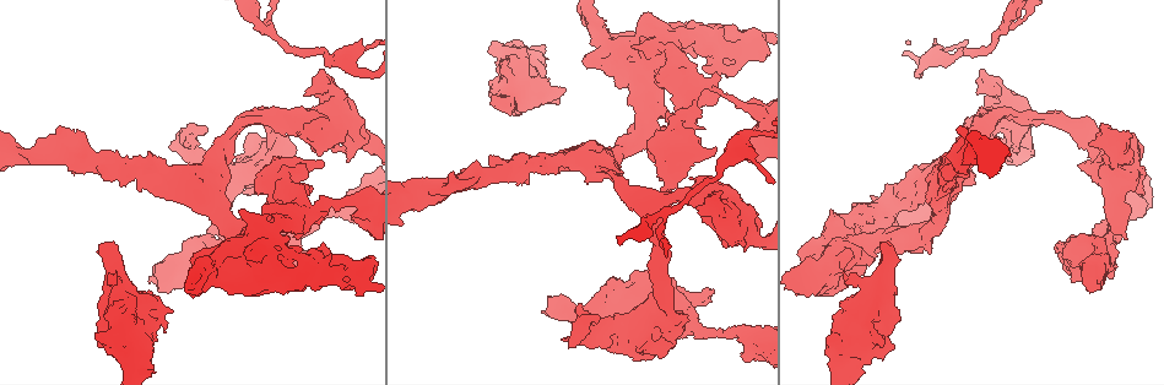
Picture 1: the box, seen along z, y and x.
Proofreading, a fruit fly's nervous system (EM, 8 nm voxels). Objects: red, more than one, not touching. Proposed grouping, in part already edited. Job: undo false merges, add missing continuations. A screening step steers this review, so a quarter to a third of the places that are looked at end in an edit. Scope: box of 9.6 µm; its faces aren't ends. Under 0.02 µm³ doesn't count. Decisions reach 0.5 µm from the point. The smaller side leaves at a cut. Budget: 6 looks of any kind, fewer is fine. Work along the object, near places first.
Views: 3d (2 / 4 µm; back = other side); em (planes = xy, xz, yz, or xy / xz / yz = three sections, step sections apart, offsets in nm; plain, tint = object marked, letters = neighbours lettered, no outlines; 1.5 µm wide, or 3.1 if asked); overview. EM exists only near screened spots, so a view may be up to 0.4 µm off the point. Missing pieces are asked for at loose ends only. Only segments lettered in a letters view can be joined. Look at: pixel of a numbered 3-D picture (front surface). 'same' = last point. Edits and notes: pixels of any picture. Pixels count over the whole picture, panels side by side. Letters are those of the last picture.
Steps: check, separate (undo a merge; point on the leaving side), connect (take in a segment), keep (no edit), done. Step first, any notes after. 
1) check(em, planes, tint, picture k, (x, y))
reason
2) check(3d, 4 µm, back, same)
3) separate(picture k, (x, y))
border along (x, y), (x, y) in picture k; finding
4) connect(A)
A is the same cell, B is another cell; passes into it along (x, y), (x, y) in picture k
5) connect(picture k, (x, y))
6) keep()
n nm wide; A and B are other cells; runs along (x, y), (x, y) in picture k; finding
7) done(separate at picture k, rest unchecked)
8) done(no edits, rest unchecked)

check(em, xz, step 8, plain, picture 1, (367, 73))
abrupt turn

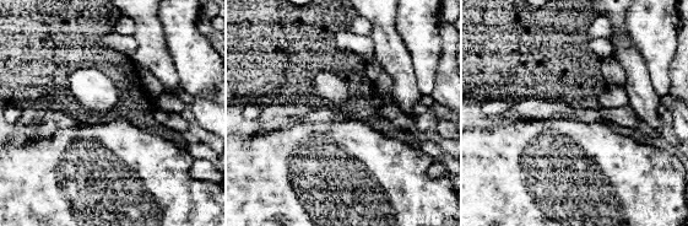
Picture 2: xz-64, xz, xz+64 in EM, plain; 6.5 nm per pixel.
check(em, xz, step 8, tint, same)

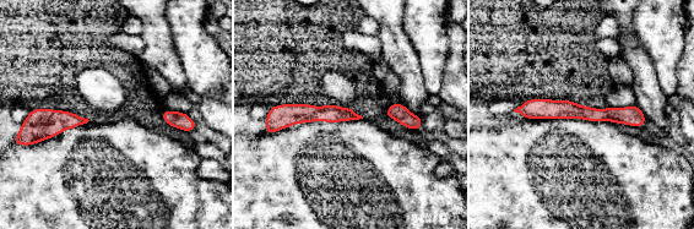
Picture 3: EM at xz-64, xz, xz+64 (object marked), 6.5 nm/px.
check(em, xz, step 8, letters, same)

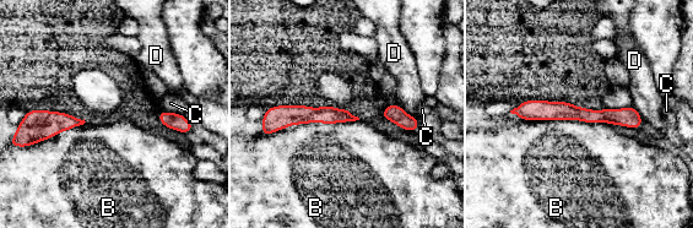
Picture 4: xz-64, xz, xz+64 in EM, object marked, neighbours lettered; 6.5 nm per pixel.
keep()
B, C and D are other cells; border along (358, 119), (292, 124), (265, 136) in picture 4; all the same cell

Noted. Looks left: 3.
check(em, yz, step 8, letters, picture 1, (672, 318))
four arms meet

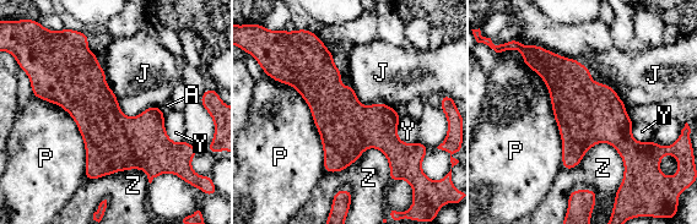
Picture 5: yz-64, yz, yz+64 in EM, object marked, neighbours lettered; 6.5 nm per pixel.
check(em, xz, step 8, letters, same)
cut it another way

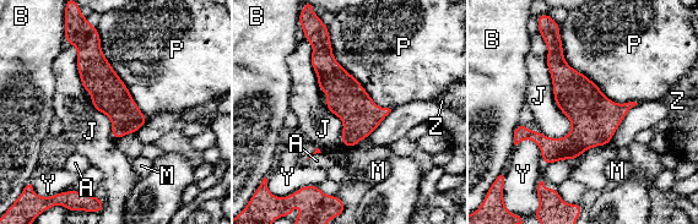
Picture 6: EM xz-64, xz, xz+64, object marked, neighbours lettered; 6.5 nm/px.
keep()
A, B, J, M, P, Y and Z are other cells; border along (541, 37), (562, 138) in picture 6; all the same cell

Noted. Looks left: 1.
check(em, planes, letters, picture 1, (329, 216))
thick turns thin

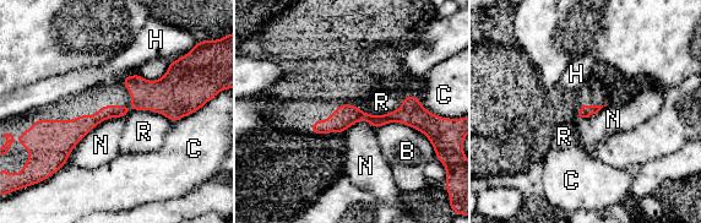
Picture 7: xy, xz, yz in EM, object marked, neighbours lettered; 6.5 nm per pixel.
keep()
B, C, H, N and R are other cells; runs along (190, 107), (139, 103), (79, 128), (44, 126) in picture 7; continuous, no second cell

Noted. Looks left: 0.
done(no edits, rest unchecked)

